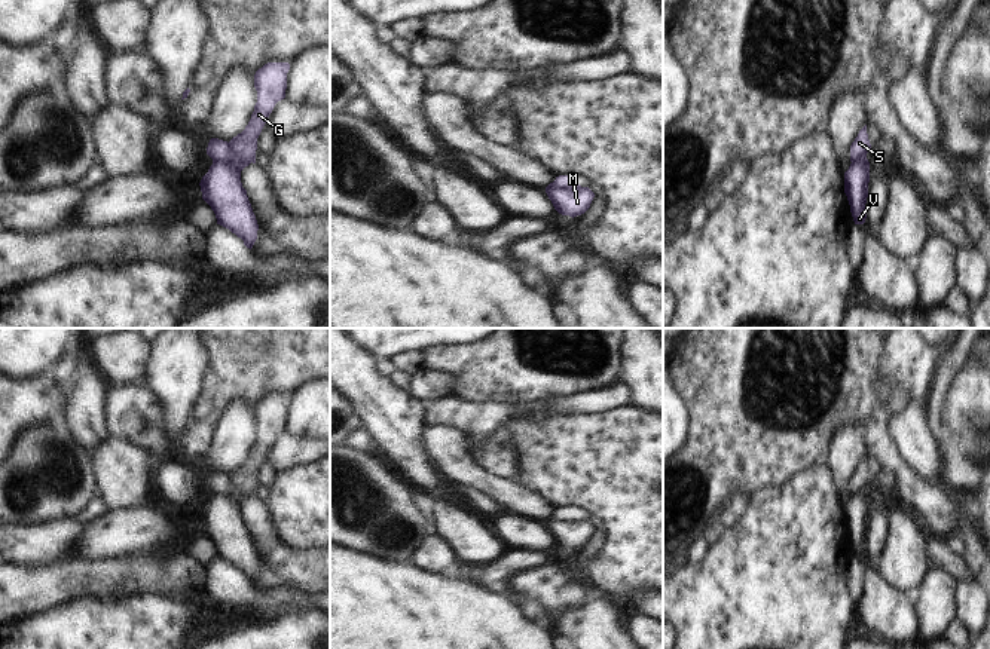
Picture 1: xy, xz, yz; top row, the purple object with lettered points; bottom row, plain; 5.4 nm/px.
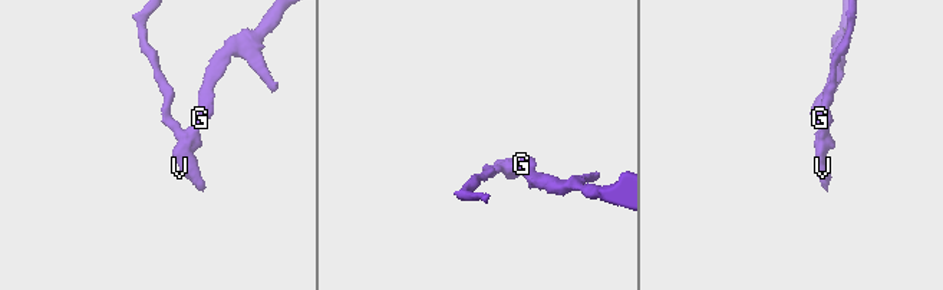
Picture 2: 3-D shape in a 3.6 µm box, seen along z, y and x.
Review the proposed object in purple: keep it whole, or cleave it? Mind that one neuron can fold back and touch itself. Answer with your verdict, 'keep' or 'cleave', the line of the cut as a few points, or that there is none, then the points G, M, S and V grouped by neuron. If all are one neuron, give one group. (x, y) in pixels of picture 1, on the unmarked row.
cleave; cut xy (228, 475), (228, 487), (237, 495), (237, 504); groups G M V / S

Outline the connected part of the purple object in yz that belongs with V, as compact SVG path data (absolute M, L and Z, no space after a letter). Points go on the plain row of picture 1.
M867 489L850 496L844 505L844 526L847 529L855 557L864 557L868 530L870 495Z

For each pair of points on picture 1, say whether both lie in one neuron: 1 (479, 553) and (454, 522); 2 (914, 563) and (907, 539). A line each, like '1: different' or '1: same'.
1: same
2: same

